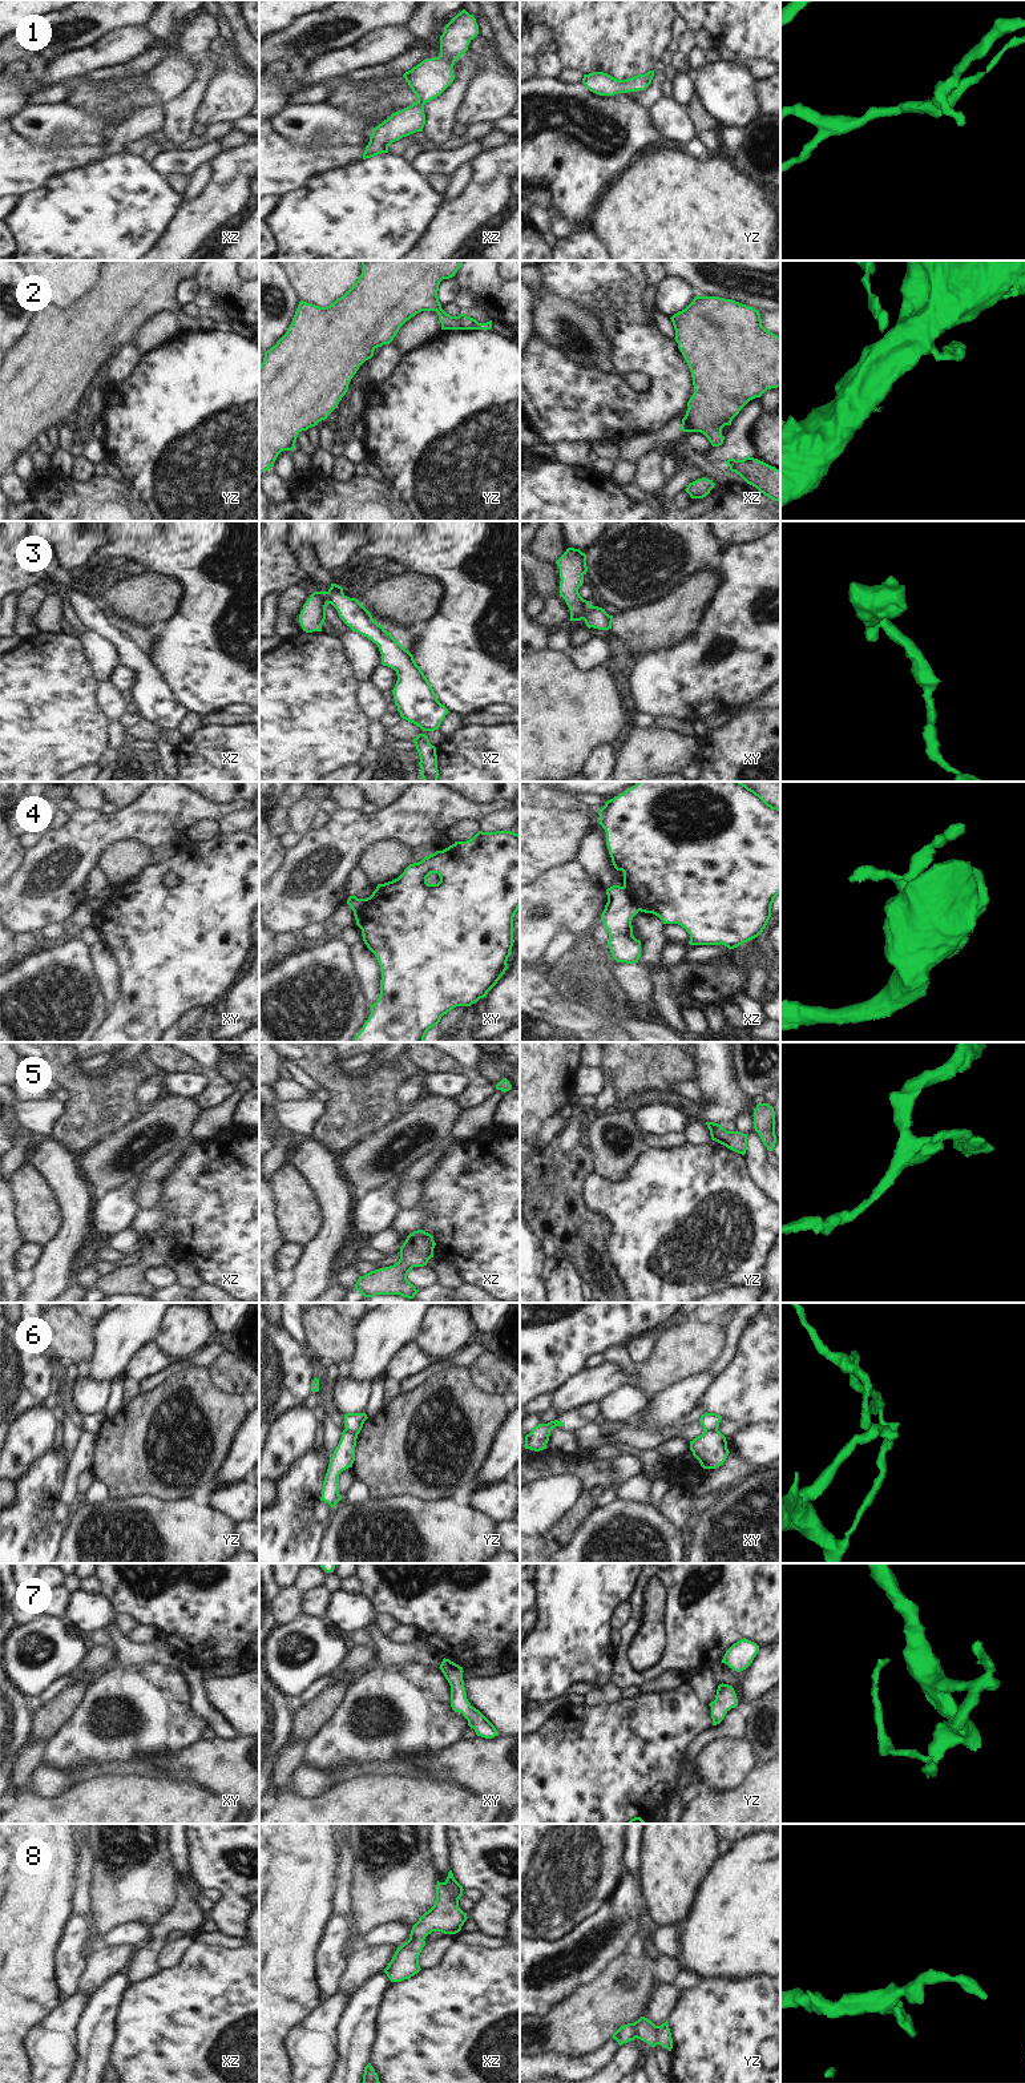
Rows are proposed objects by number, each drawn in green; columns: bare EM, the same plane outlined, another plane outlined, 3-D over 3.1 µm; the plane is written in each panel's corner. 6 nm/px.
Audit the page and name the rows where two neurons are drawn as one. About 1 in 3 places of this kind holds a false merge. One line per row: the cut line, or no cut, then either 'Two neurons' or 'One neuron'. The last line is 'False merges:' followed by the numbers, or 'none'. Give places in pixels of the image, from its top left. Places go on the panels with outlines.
1: No split. One neuron
2: No split. One neuron
3: Split along xy (590, 606), (582, 618). Two neurons
4: Split along xz (624, 885), (640, 909). Two neurons
5: No split. One neuron
6: Split along xy (717, 1429), (705, 1430). Two neurons
7: No split. One neuron
8: No split. One neuron
False merges: 3, 4, 6.

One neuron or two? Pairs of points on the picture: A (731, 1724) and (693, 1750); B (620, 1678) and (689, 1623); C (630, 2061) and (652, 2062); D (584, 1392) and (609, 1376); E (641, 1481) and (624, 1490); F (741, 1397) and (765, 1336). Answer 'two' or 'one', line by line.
A: one
B: one
C: two
D: one
E: one
F: one

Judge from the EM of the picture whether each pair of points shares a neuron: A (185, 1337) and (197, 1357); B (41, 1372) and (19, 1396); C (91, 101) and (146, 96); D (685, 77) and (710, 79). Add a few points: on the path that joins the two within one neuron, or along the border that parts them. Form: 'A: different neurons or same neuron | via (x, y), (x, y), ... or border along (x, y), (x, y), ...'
A: different neurons | border along (208, 1341), (188, 1357)
B: same neuron | via (36, 1377), (23, 1391)
C: same neuron | via (104, 105), (125, 105), (133, 99)
D: different neurons | border along (691, 72), (697, 89)

